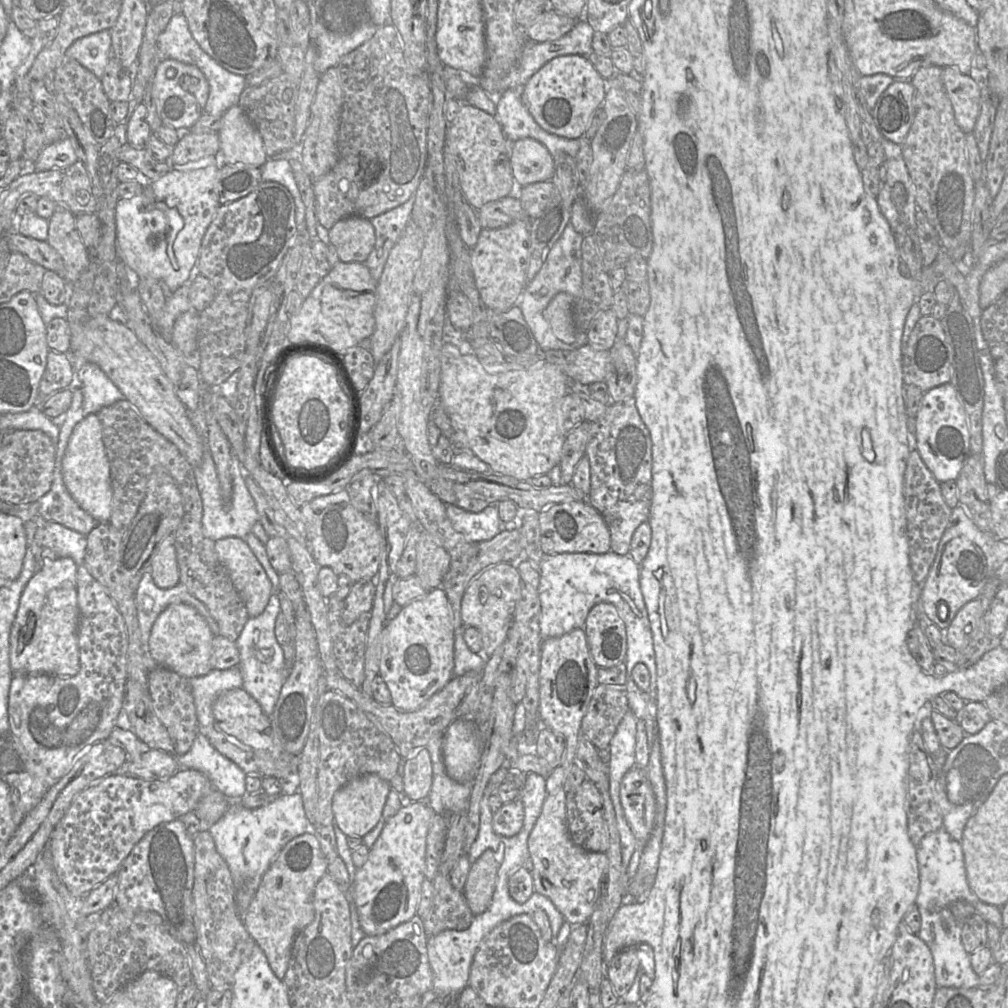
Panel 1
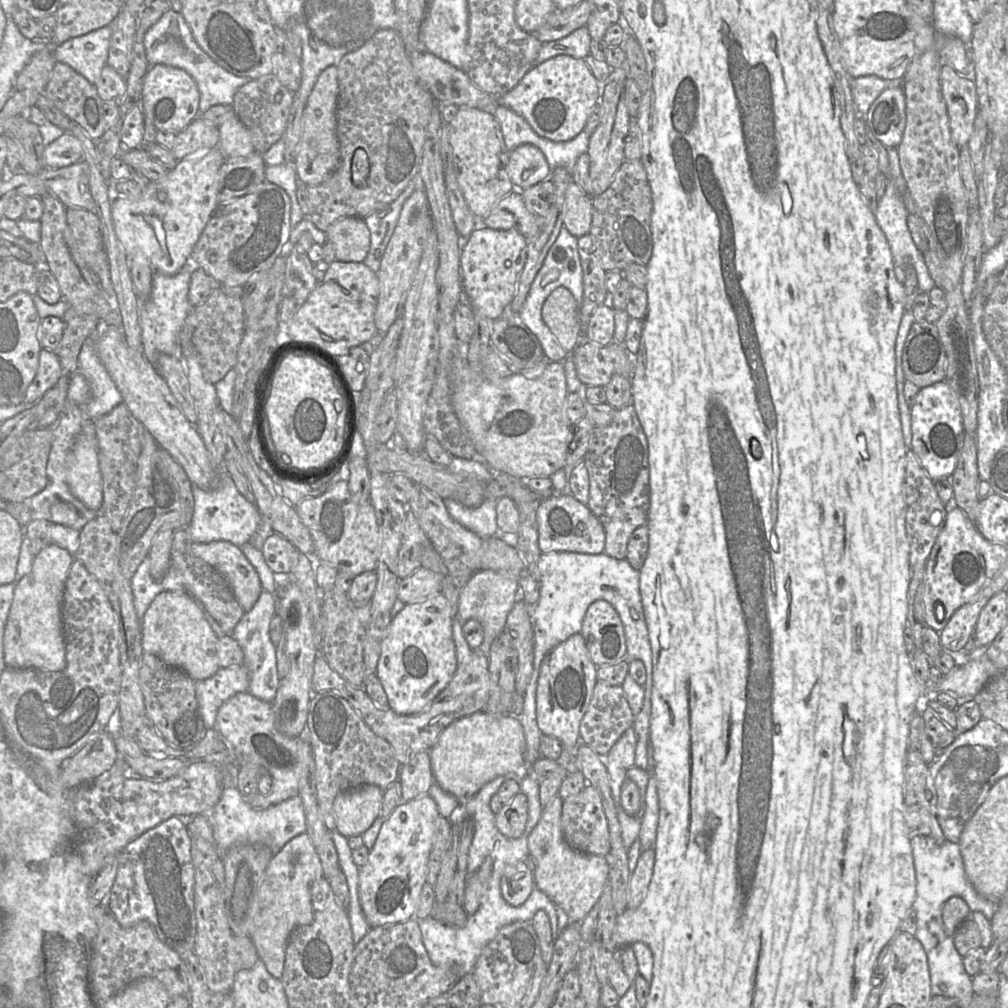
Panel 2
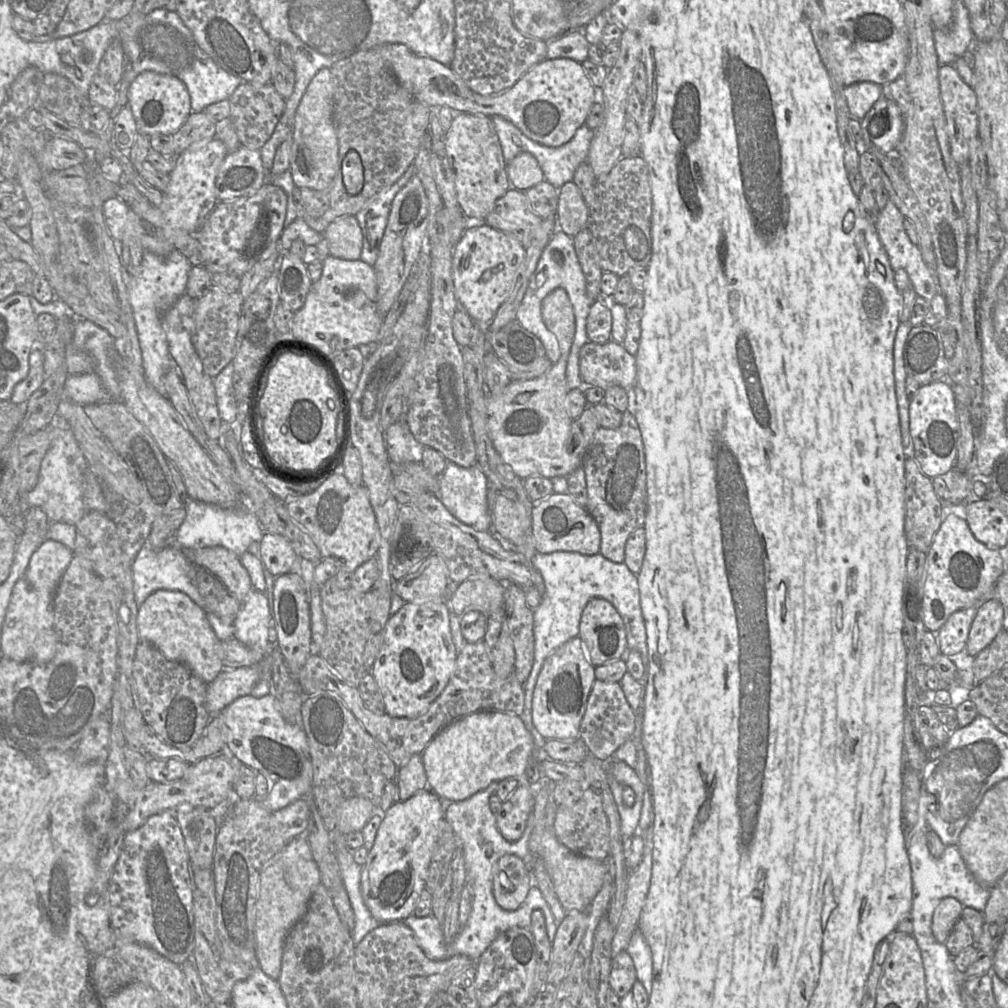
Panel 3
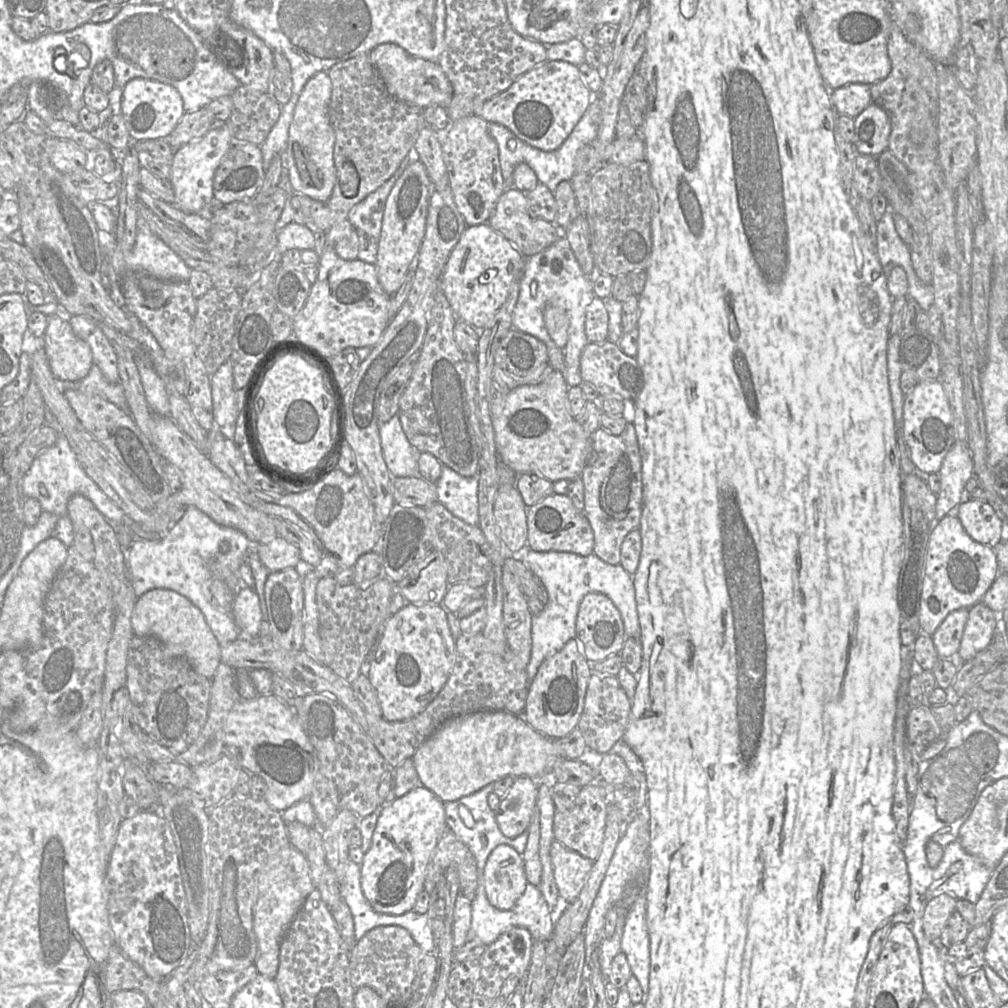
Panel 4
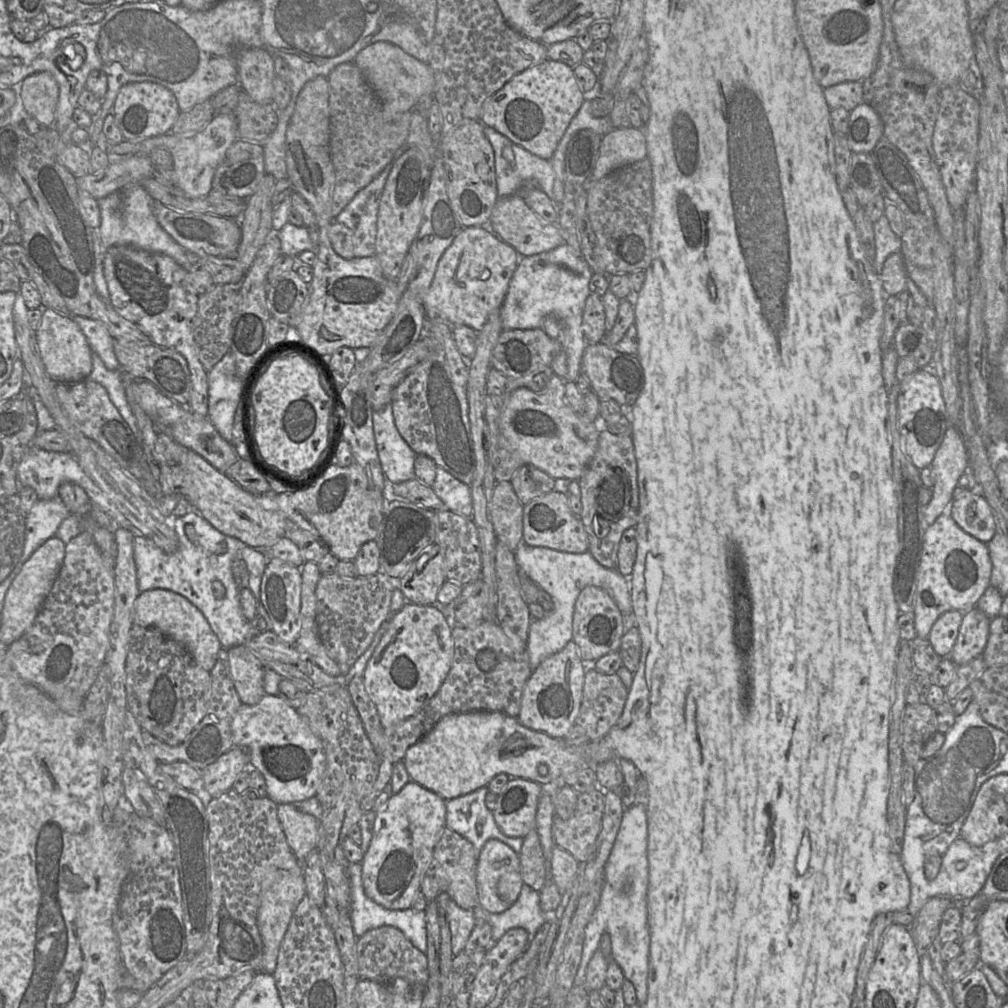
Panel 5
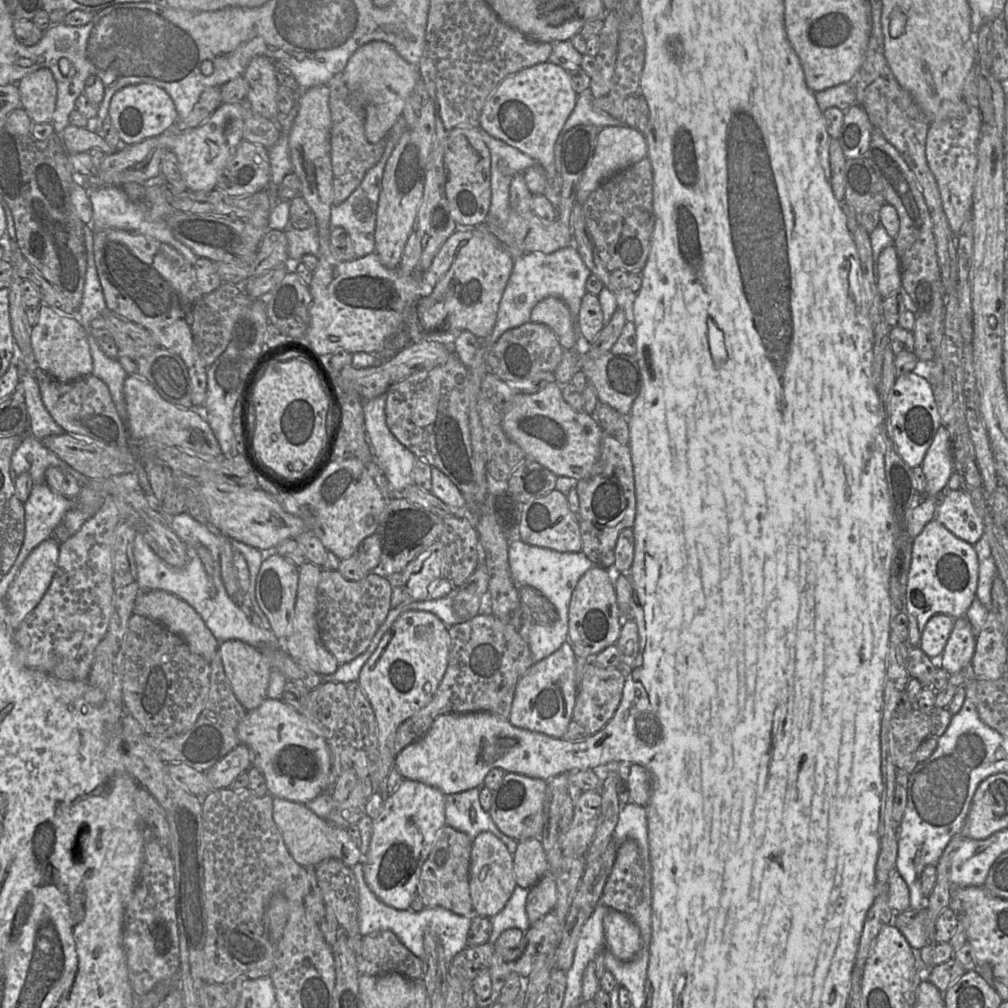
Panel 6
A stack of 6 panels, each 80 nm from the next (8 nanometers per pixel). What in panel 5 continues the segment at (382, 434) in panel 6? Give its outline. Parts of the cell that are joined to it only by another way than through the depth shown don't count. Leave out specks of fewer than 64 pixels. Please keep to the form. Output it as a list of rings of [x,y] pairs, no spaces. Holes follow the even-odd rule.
[[[391,403],[372,415],[374,438],[381,468],[391,484],[398,484],[415,477],[416,453],[398,432]]]

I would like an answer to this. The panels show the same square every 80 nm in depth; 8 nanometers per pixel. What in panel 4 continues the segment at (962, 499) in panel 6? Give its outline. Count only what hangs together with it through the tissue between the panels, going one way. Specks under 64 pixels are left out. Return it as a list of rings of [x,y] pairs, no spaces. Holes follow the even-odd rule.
[[[971,499],[958,504],[957,518],[975,541],[995,547],[1001,540],[1003,520],[986,501]]]

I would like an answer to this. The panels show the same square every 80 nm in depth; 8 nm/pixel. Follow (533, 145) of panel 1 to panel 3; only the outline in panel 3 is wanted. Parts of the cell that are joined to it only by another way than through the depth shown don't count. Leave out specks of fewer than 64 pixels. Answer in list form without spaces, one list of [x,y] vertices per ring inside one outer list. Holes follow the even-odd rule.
[[[521,152],[507,164],[510,186],[519,191],[526,191],[544,180],[544,173],[536,158]]]

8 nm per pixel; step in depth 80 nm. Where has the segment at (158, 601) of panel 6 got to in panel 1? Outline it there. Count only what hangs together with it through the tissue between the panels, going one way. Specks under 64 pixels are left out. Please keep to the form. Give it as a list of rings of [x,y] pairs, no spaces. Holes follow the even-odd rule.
[[[183,603],[170,604],[155,620],[148,647],[158,665],[165,666],[185,678],[206,675],[212,670],[211,648],[213,633],[198,611]]]

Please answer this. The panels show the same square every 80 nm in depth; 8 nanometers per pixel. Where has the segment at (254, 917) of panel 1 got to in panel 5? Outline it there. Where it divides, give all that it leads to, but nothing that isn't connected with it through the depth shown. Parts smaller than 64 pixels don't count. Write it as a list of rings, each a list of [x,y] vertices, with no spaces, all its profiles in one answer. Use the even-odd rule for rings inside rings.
[[[274,871],[265,877],[265,892],[261,898],[257,914],[257,923],[263,942],[262,971],[273,974],[281,942],[289,926],[292,915],[306,896],[306,885],[303,875],[292,875],[288,871]]]

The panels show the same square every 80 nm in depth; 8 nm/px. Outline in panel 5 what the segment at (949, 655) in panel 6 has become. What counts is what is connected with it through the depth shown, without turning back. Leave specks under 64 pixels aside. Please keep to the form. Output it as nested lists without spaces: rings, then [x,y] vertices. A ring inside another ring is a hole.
[[[976,607],[965,612],[956,642],[949,659],[956,665],[964,665],[981,656],[989,636],[991,618]]]

